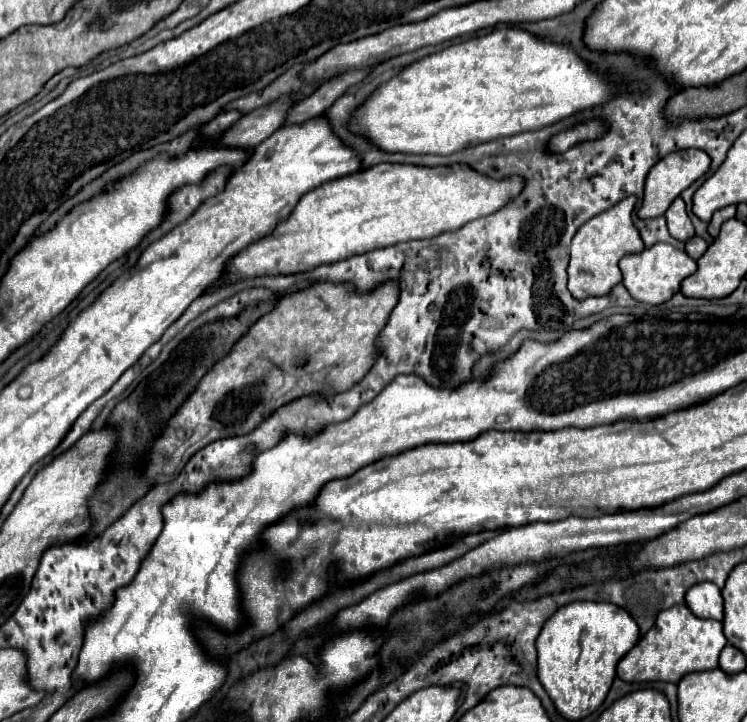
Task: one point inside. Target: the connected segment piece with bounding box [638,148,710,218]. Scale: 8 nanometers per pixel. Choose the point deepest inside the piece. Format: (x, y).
(675, 172)

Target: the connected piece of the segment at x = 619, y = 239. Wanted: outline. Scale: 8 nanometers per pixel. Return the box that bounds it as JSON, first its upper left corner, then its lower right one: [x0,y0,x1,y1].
[568,196,644,300]

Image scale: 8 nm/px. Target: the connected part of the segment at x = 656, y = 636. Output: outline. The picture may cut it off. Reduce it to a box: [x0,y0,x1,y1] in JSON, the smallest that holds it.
[616,606,726,684]

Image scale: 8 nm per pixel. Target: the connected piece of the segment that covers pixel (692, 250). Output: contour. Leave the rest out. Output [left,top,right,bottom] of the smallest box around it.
[684,236,708,260]

